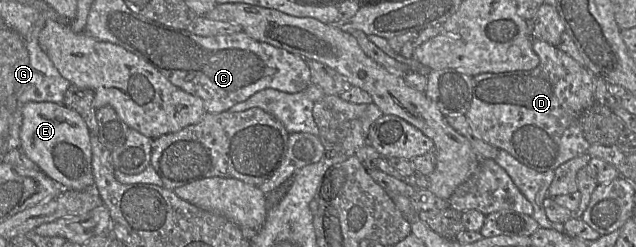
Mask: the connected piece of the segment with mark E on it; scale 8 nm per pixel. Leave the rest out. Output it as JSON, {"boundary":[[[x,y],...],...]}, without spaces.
{"boundary":[[[27,102],[22,106],[20,148],[48,177],[74,191],[96,187],[91,151],[91,132],[83,118],[64,104]]]}

